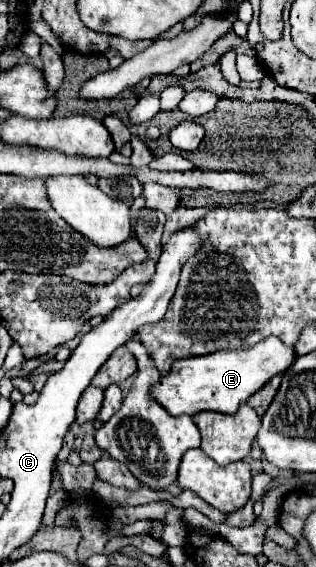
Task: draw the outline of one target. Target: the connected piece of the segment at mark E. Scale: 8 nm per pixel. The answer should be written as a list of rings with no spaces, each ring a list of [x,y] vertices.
[[[267,336],[247,350],[217,350],[207,356],[175,360],[171,374],[163,376],[161,382],[151,388],[151,394],[173,416],[193,416],[203,410],[235,414],[239,404],[247,402],[247,398],[261,390],[273,376],[283,374],[295,358],[297,352],[293,346],[285,346],[279,338]]]

